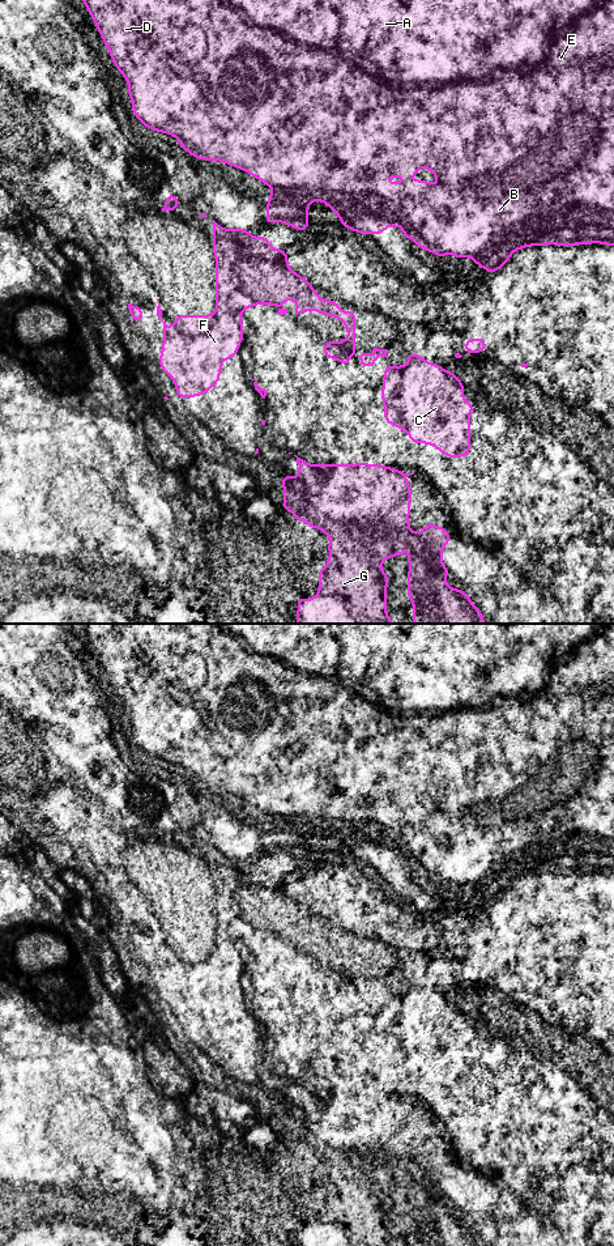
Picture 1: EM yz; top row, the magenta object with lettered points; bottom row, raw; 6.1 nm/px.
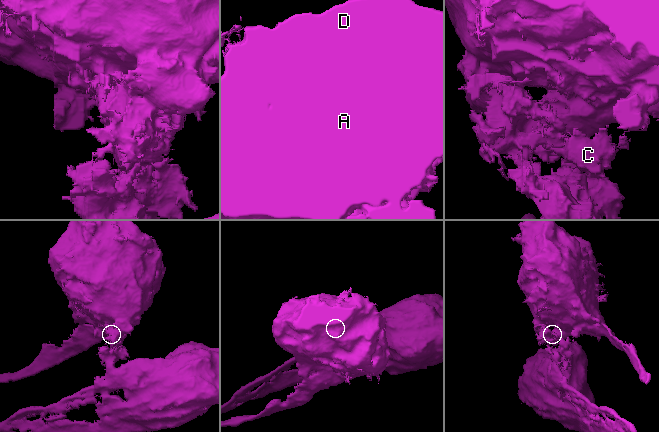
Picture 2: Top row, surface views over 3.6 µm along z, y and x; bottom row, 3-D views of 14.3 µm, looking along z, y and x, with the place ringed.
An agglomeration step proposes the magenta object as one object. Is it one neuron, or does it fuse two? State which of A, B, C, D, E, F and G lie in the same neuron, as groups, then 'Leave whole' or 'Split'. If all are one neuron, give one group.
Groups: A B D E / C F G. Split

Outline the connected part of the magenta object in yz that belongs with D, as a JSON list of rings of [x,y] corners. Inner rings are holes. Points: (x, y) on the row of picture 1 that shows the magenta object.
[[[82,0],[82,1],[84,1],[84,5],[85,5],[85,7],[86,7],[86,8],[88,8],[88,12],[89,12],[89,14],[90,14],[90,16],[91,16],[91,17],[93,17],[93,20],[94,20],[94,24],[95,24],[95,26],[97,26],[97,27],[98,27],[98,30],[99,30],[99,35],[101,35],[101,37],[102,37],[102,38],[103,38],[103,41],[105,41],[105,44],[106,44],[106,47],[107,47],[107,48],[108,48],[108,51],[110,51],[110,56],[111,56],[111,58],[112,58],[112,61],[114,61],[114,64],[115,64],[115,65],[116,65],[116,68],[118,68],[118,71],[119,71],[119,72],[120,72],[120,73],[121,73],[121,75],[123,75],[123,76],[124,76],[124,77],[125,77],[125,80],[127,80],[127,82],[128,82],[128,93],[129,93],[129,98],[131,98],[131,101],[132,101],[132,112],[133,112],[133,115],[135,115],[135,116],[137,116],[137,118],[138,118],[138,119],[140,119],[140,122],[141,122],[141,124],[142,124],[142,126],[145,126],[145,127],[146,127],[146,128],[150,128],[150,129],[153,129],[153,131],[155,131],[155,132],[165,132],[165,133],[170,133],[170,135],[172,135],[172,136],[174,136],[174,137],[175,137],[175,139],[178,139],[178,140],[179,140],[179,143],[180,143],[180,149],[182,149],[182,150],[188,150],[188,152],[189,152],[189,153],[191,153],[191,156],[192,156],[192,157],[195,157],[195,158],[199,158],[199,160],[204,160],[204,161],[209,161],[209,160],[218,160],[218,161],[219,161],[219,162],[225,162],[225,163],[227,163],[227,165],[230,165],[230,166],[235,166],[235,167],[238,167],[238,169],[240,169],[240,170],[244,170],[244,171],[247,171],[247,173],[248,173],[248,174],[251,174],[251,175],[252,175],[252,177],[255,177],[255,178],[256,178],[256,179],[259,179],[259,180],[261,180],[261,182],[264,182],[264,183],[265,183],[265,184],[268,184],[268,186],[270,186],[270,187],[272,187],[272,194],[270,194],[270,196],[269,196],[269,199],[268,199],[268,205],[267,205],[267,208],[265,208],[265,209],[267,209],[267,217],[265,217],[265,224],[268,224],[268,225],[269,225],[269,224],[273,224],[273,222],[276,222],[276,221],[280,221],[280,222],[282,222],[282,224],[285,224],[285,225],[287,225],[287,226],[291,226],[291,227],[295,227],[295,229],[298,229],[298,230],[303,230],[303,231],[307,231],[307,230],[308,230],[308,205],[310,205],[310,203],[311,203],[311,201],[315,201],[315,200],[317,200],[317,201],[324,201],[324,203],[325,203],[325,204],[327,204],[327,205],[328,205],[328,207],[329,207],[329,208],[331,208],[331,209],[332,209],[332,210],[334,210],[334,212],[336,212],[336,213],[337,213],[337,214],[338,214],[338,224],[340,224],[340,222],[341,222],[341,224],[342,224],[342,226],[344,226],[344,227],[346,227],[346,229],[351,229],[351,230],[354,230],[354,231],[355,231],[355,233],[359,233],[359,234],[383,234],[383,233],[384,233],[384,230],[385,230],[385,229],[387,229],[387,227],[388,227],[388,226],[401,226],[401,227],[402,227],[402,235],[404,235],[404,237],[405,237],[405,238],[410,238],[410,239],[413,239],[413,241],[414,241],[414,242],[415,242],[415,244],[417,244],[417,246],[419,246],[419,247],[421,247],[421,248],[423,248],[423,250],[426,250],[426,251],[427,251],[427,252],[435,252],[435,254],[436,254],[436,256],[438,256],[438,258],[442,258],[442,256],[444,256],[444,255],[448,255],[448,254],[453,254],[453,255],[455,255],[455,256],[456,256],[456,258],[457,258],[457,259],[462,259],[462,258],[464,258],[464,256],[466,256],[466,255],[469,255],[469,256],[470,256],[470,258],[472,258],[472,259],[473,259],[473,261],[474,261],[474,263],[476,263],[476,264],[477,264],[477,265],[479,265],[479,267],[482,267],[482,268],[485,268],[485,269],[486,269],[486,271],[487,271],[487,272],[489,272],[489,273],[490,273],[490,275],[493,275],[493,273],[494,273],[494,272],[496,272],[496,271],[498,271],[498,269],[499,269],[499,268],[502,268],[502,267],[503,267],[503,265],[504,265],[504,264],[506,264],[506,263],[507,263],[507,261],[508,261],[508,260],[509,260],[509,258],[511,258],[511,254],[512,254],[512,252],[513,252],[513,251],[516,251],[516,250],[520,250],[520,248],[524,248],[524,247],[529,247],[529,246],[545,246],[545,244],[559,244],[559,246],[563,246],[563,247],[570,247],[570,246],[574,246],[574,244],[589,244],[589,243],[602,243],[602,244],[607,244],[607,246],[614,246],[614,0]],[[421,167],[428,167],[428,169],[430,169],[430,170],[431,170],[431,171],[432,171],[432,173],[434,173],[434,175],[435,175],[435,177],[436,177],[436,178],[438,178],[438,180],[439,180],[439,183],[438,183],[438,184],[432,184],[432,183],[428,183],[428,182],[426,182],[426,180],[404,180],[404,182],[398,182],[398,183],[396,183],[396,184],[391,184],[391,183],[389,183],[389,182],[387,182],[387,180],[385,180],[385,179],[384,179],[384,178],[385,178],[385,177],[395,177],[395,175],[402,175],[402,177],[412,177],[412,175],[414,175],[414,174],[417,174],[417,173],[418,173],[418,170],[419,170],[419,169],[421,169]]]

